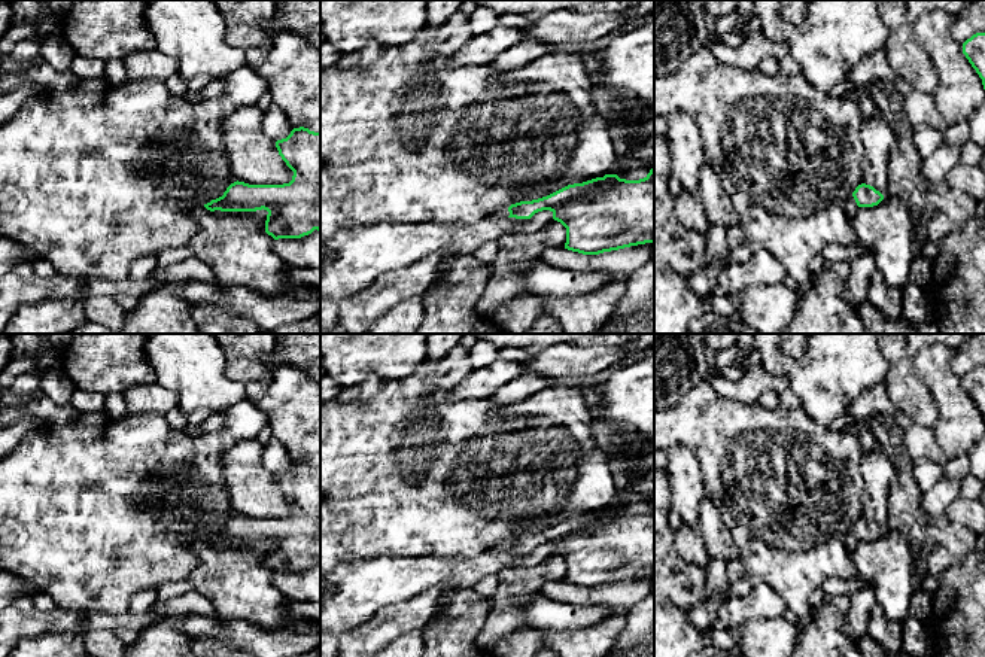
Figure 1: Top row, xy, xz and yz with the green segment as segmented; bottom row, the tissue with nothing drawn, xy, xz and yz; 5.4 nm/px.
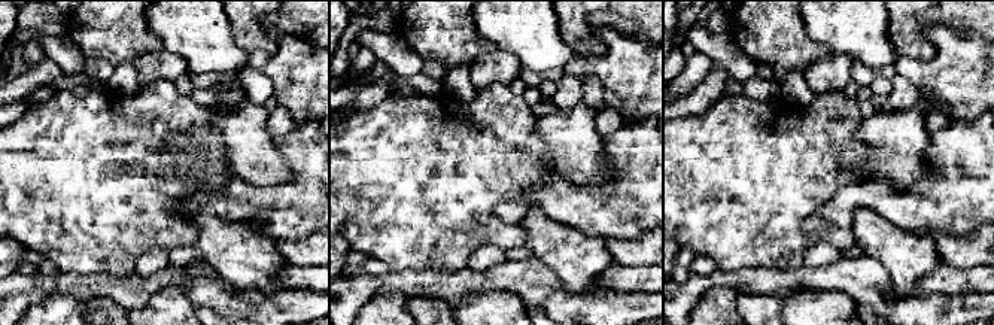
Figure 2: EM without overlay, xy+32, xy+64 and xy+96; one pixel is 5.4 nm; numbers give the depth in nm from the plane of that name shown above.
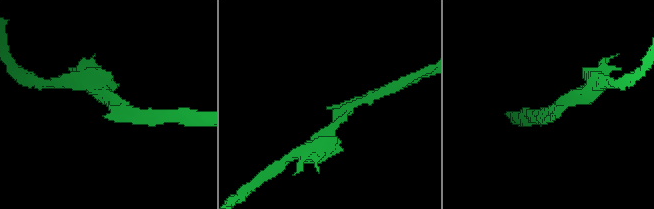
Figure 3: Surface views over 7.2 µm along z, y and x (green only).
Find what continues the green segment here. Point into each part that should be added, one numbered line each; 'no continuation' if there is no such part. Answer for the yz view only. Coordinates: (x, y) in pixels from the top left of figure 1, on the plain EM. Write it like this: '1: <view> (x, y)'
1: yz (851, 541)

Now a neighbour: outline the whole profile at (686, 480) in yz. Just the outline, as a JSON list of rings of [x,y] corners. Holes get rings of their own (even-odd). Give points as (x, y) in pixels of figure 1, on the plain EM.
[[[675,445],[666,451],[671,505],[688,527],[699,526],[699,507],[706,496],[700,462],[687,445]]]

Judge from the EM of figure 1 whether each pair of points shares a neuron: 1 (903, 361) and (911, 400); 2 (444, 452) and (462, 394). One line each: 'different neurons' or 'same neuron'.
1: same neuron
2: different neurons

